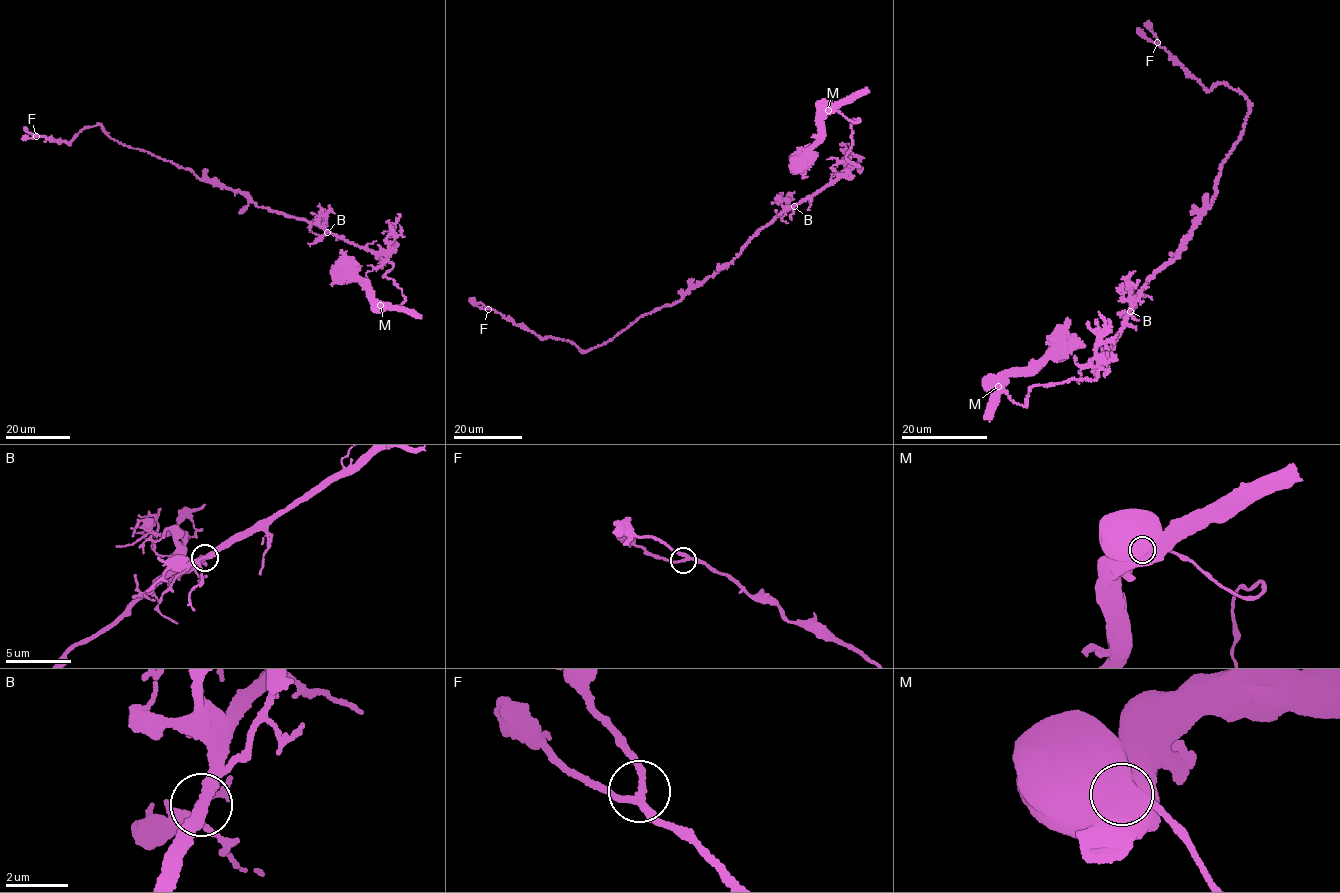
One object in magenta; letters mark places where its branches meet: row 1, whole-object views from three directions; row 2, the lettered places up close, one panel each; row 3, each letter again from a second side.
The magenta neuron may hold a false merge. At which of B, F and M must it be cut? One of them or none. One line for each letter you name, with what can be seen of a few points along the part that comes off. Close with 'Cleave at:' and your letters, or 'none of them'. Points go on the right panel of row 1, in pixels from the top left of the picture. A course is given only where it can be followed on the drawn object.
M: (998, 386), (1023, 406), (1031, 386), (1097, 376), (1241, 136), (1247, 99), (1208, 91), (1138, 29)
Cleave at: M

